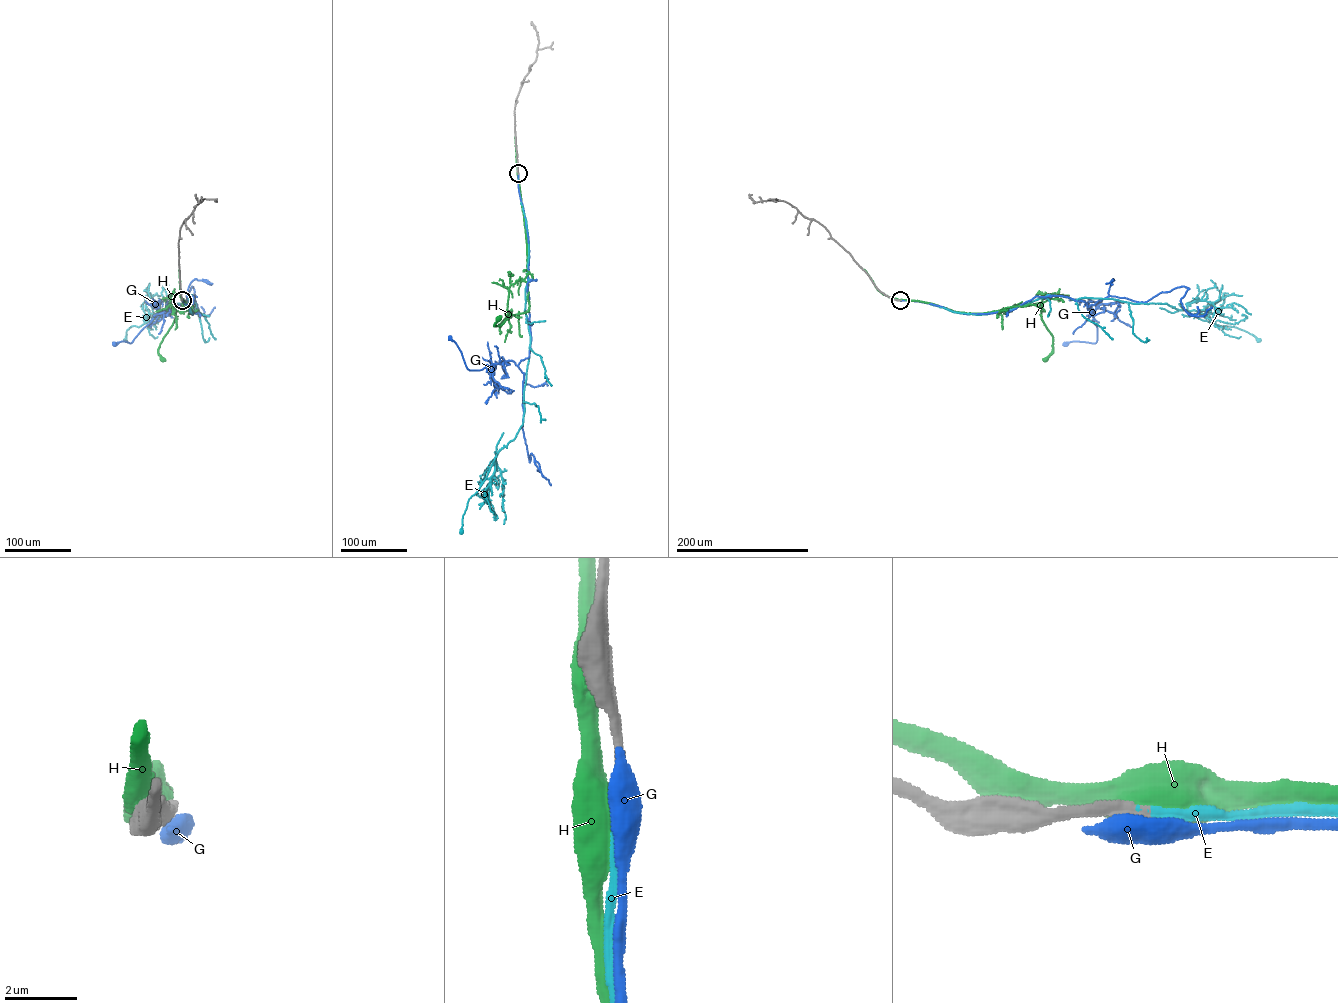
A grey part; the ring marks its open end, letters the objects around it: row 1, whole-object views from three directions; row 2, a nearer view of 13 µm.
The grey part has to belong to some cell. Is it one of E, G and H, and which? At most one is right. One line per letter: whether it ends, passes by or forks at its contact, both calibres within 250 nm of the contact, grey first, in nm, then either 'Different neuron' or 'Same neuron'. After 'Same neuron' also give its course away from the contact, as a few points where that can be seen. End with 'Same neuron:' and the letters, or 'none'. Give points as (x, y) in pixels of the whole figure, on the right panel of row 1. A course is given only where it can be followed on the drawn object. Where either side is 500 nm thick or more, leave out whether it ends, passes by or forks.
E: It ends there. Thickness 360 nm (grey) against 220 nm. Same neuron. Its course: (900, 300), (976, 314), (1011, 309), (1047, 295), (1167, 303), (1221, 327), (1236, 327), (1259, 340)
G: Thickness 400 nm (grey) against 750 nm. Different neuron
H: Thickness 360 nm (grey) against 750 nm. Different neuron
Same neuron: E

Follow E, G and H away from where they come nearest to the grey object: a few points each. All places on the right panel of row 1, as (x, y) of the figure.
E: (900, 300), (976, 314), (1011, 309), (1047, 295), (1167, 303), (1221, 327), (1236, 327), (1259, 340)
G: (900, 300), (967, 314), (1010, 311), (1036, 296), (1092, 304), (1087, 308), (1097, 341), (1065, 344)
H: (900, 300), (928, 302), (971, 313), (1035, 304), (1041, 311), (1041, 319), (1052, 336), (1052, 352), (1046, 359)

